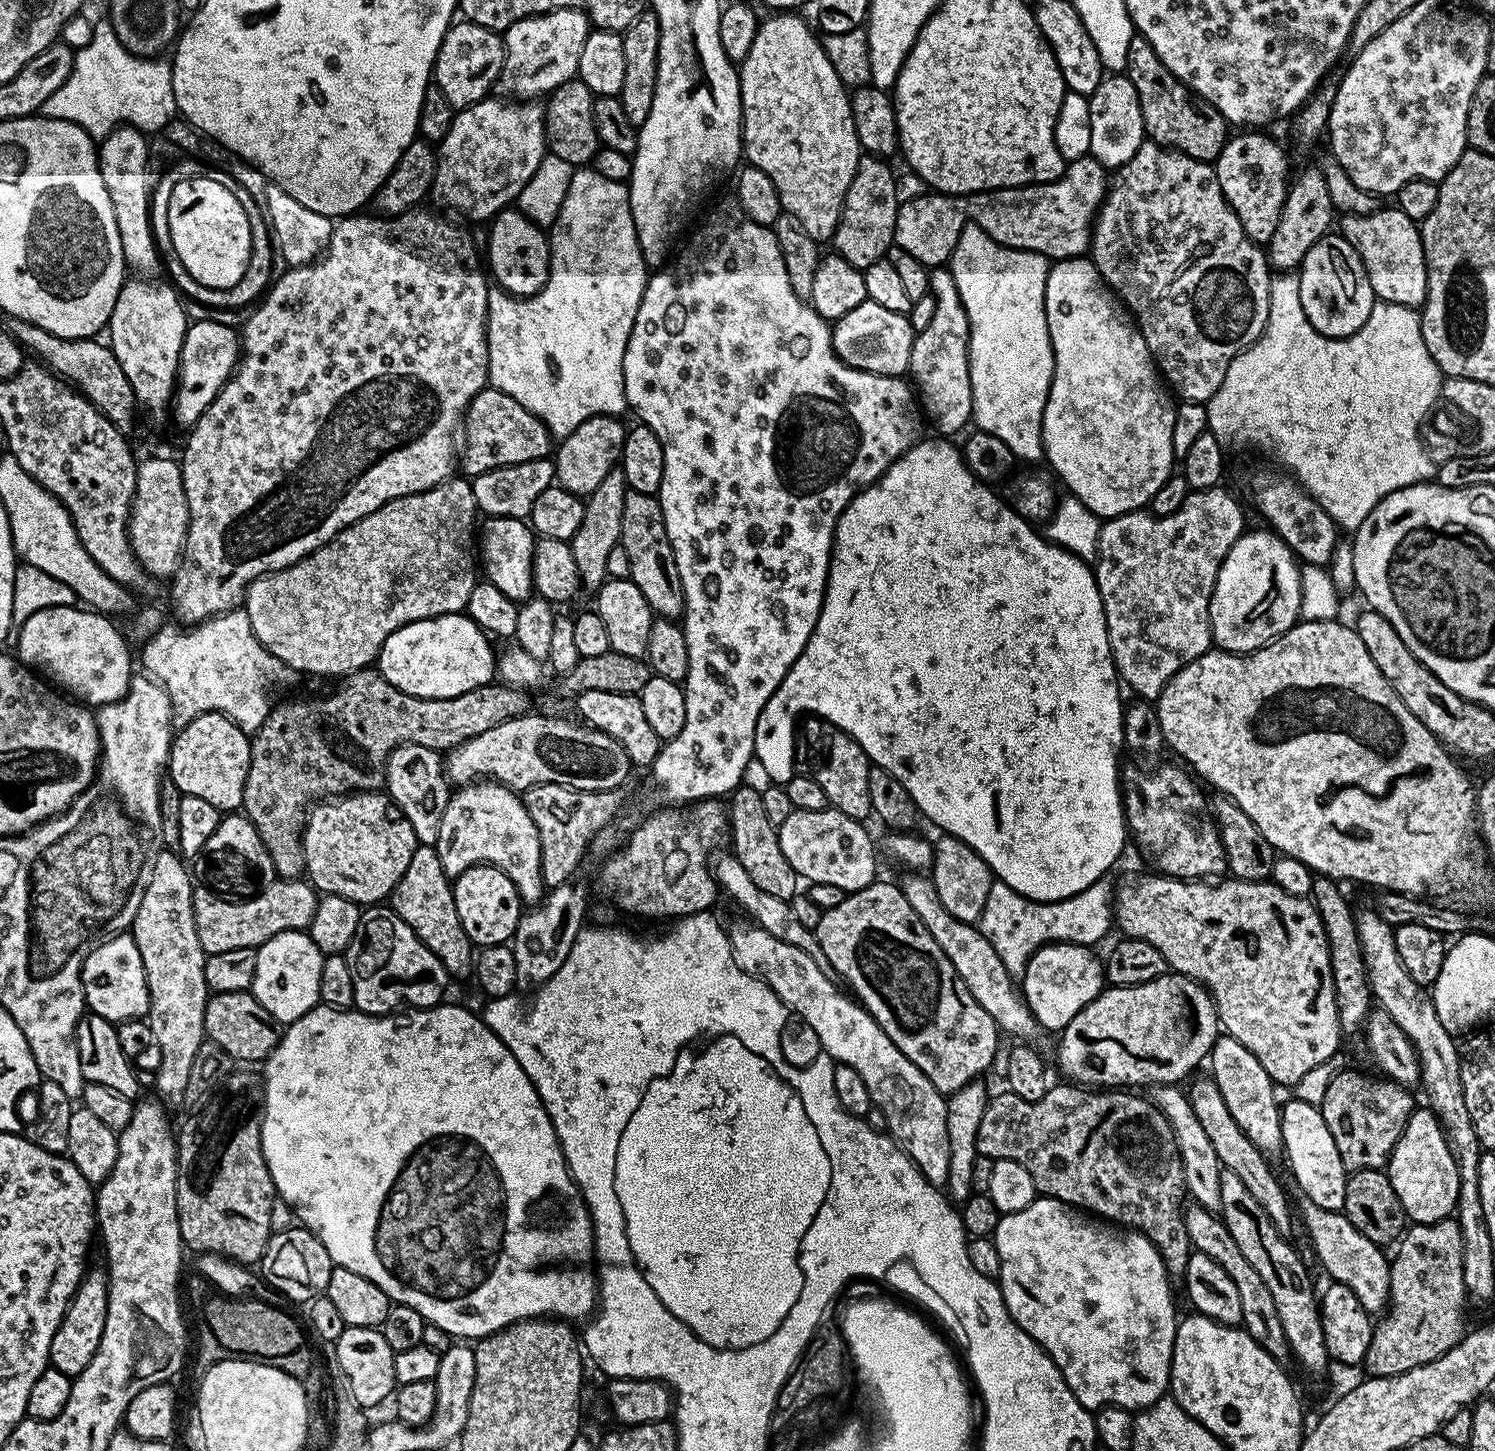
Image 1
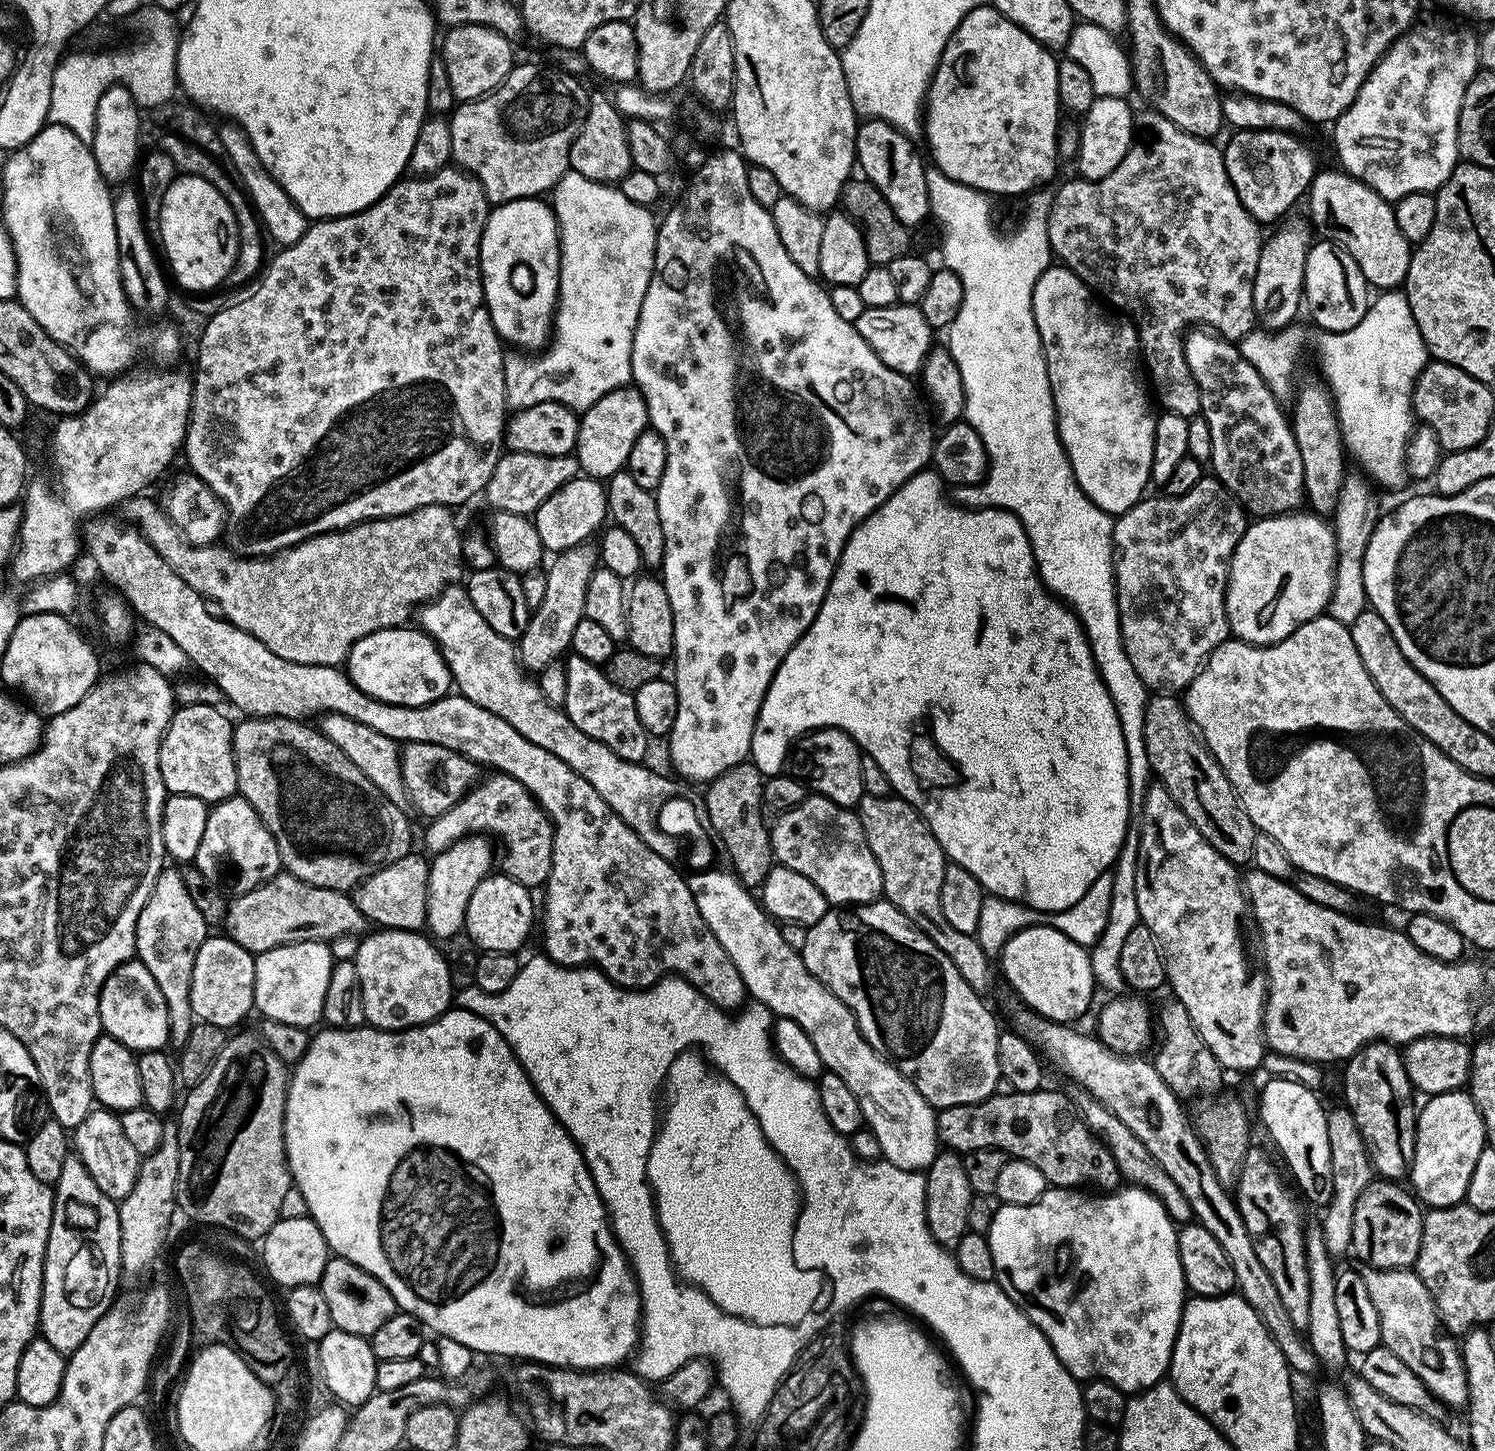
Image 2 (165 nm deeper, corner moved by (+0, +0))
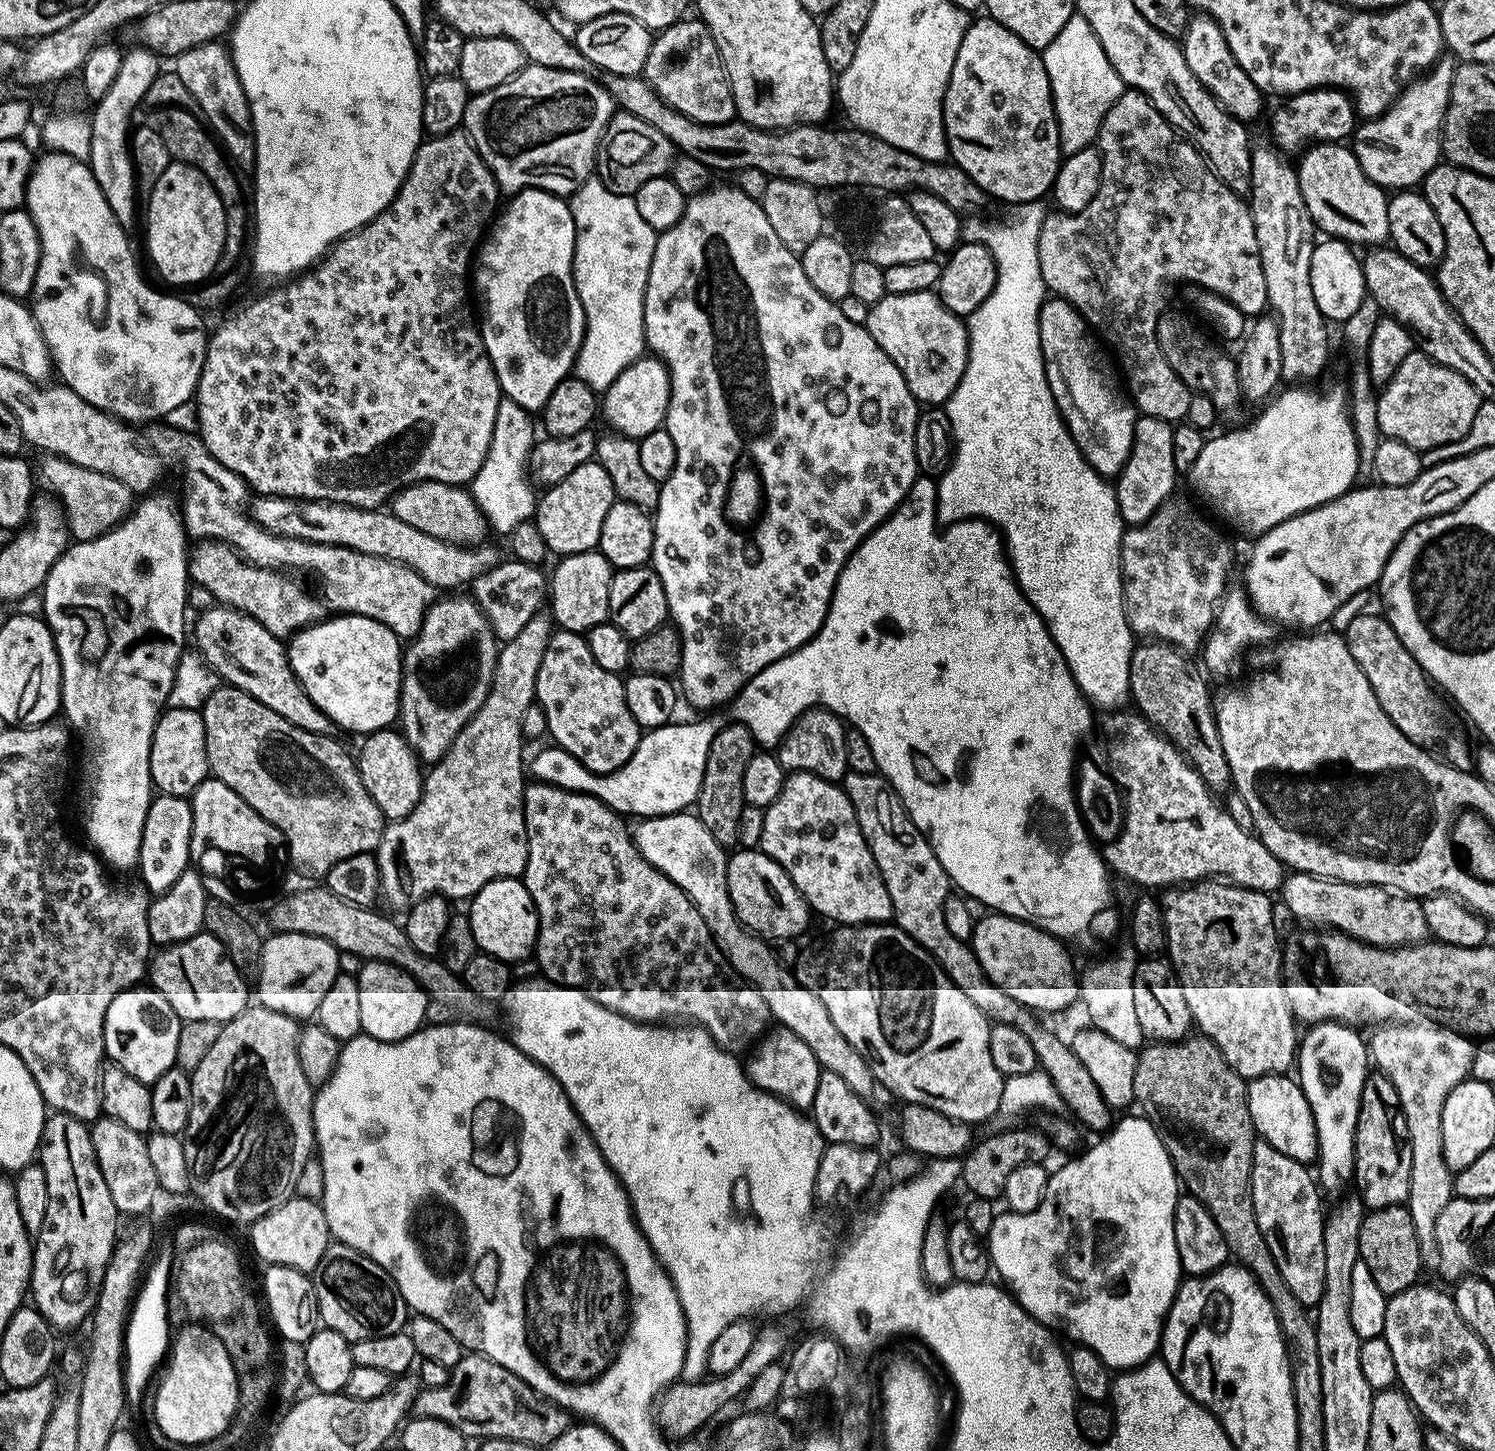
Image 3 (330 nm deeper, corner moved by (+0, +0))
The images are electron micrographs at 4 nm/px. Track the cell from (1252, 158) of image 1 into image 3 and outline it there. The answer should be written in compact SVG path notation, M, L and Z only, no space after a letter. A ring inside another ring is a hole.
M1315 88L1289 96L1281 104L1284 105L1272 116L1271 139L1285 154L1299 153L1313 142L1347 141L1358 127L1356 106L1343 88Z

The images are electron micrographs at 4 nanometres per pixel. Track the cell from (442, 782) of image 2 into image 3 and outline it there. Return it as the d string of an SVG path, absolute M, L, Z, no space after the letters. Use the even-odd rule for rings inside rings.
M391 727L382 728L379 732L369 732L363 740L364 745L360 748L360 756L355 757L355 762L362 786L366 786L366 794L374 798L385 821L406 818L406 814L410 814L410 810L414 810L414 806L420 801L420 791L424 788L422 768L420 772L422 764L417 753L413 752L403 735Z

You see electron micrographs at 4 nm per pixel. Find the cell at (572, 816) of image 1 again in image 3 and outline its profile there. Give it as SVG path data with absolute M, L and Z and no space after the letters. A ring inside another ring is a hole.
M538 614L534 618L530 618L530 622L526 622L525 628L515 638L505 640L499 645L496 653L494 674L490 682L490 690L486 694L486 702L482 702L482 706L474 714L474 718L470 718L470 722L466 722L466 726L462 726L459 734L452 739L452 744L444 751L443 758L435 761L429 767L432 768L429 772L427 769L424 776L424 788L420 791L420 801L414 806L414 810L410 810L410 814L406 814L406 818L391 821L385 827L380 844L376 847L374 855L378 877L378 896L381 901L385 900L390 907L407 910L413 908L419 900L424 900L428 896L442 896L452 902L464 899L464 901L467 901L475 896L478 890L482 890L482 886L486 886L490 882L523 877L526 870L528 847L526 846L526 818L524 817L524 786L526 783L526 755L524 756L524 747L526 747L526 741L521 736L522 714L526 714L526 710L535 701L538 666L542 666L542 654L546 654L546 646L550 642L553 631L553 621L547 615Z

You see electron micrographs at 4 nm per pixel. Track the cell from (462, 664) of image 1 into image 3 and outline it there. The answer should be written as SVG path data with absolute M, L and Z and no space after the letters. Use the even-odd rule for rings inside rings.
M336 614L333 617L333 620L324 618L309 624L287 641L288 665L298 678L302 690L306 690L310 702L326 713L337 729L367 734L395 725L400 708L401 637L382 626L382 622L374 622L374 618L351 614Z

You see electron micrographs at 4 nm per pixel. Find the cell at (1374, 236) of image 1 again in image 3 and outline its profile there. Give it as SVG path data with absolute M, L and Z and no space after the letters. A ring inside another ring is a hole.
M1316 142L1300 158L1298 171L1302 198L1306 202L1306 210L1310 210L1313 224L1325 237L1342 240L1353 246L1359 246L1359 244L1380 246L1388 240L1389 197L1386 195L1385 189L1372 181L1362 170L1362 166L1351 147L1340 142Z

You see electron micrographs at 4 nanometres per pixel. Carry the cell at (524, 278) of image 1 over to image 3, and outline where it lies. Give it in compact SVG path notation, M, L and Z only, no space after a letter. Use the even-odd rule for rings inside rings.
M525 188L509 200L512 201L509 202L508 209L505 212L503 209L495 217L478 248L474 284L484 291L485 312L480 337L484 339L501 393L507 399L518 402L518 406L530 414L536 414L543 409L550 394L554 394L554 386L568 379L576 363L580 344L584 341L583 306L572 276L575 224L569 201L553 192L543 192L541 188Z

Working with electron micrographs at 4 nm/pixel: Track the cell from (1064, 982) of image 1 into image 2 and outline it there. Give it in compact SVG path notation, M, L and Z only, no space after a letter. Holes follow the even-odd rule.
M1051 923L1034 924L1030 928L1024 928L1018 934L1006 942L1006 946L999 954L998 968L1004 971L1008 984L1025 1000L1027 1007L1043 1016L1046 1020L1057 1020L1059 1024L1072 1024L1079 1016L1088 1012L1092 1004L1092 991L1097 991L1098 985L1092 973L1092 957L1089 949L1084 948L1078 942L1066 938Z

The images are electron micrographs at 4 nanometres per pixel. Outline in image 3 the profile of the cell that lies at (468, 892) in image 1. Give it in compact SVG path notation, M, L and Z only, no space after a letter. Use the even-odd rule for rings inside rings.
M523 879L495 880L471 897L472 909L466 912L474 930L476 947L481 953L497 956L500 960L517 962L533 955L540 919Z

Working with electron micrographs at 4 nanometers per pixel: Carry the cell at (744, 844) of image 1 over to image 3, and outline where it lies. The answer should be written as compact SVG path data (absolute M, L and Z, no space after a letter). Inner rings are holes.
M732 723L722 729L710 746L706 760L706 770L702 777L702 786L694 805L700 821L714 834L714 842L721 846L735 845L739 838L739 818L745 806L742 794L742 774L746 774L746 762L757 751L755 738L740 723Z

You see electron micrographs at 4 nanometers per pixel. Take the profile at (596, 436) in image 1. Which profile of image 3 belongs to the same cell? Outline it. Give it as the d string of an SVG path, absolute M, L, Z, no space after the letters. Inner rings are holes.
M651 354L641 355L602 393L602 420L609 424L613 433L629 436L639 441L646 434L658 430L666 418L670 402L670 378L668 368Z

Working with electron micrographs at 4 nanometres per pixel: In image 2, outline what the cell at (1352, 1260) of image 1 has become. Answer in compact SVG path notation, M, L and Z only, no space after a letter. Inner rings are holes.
M1364 1266L1359 1273L1362 1282L1366 1282L1374 1310L1378 1310L1381 1345L1396 1354L1441 1404L1449 1409L1463 1409L1468 1402L1468 1387L1460 1344L1442 1327L1434 1298L1430 1290L1426 1290L1422 1278L1407 1268L1382 1270Z

